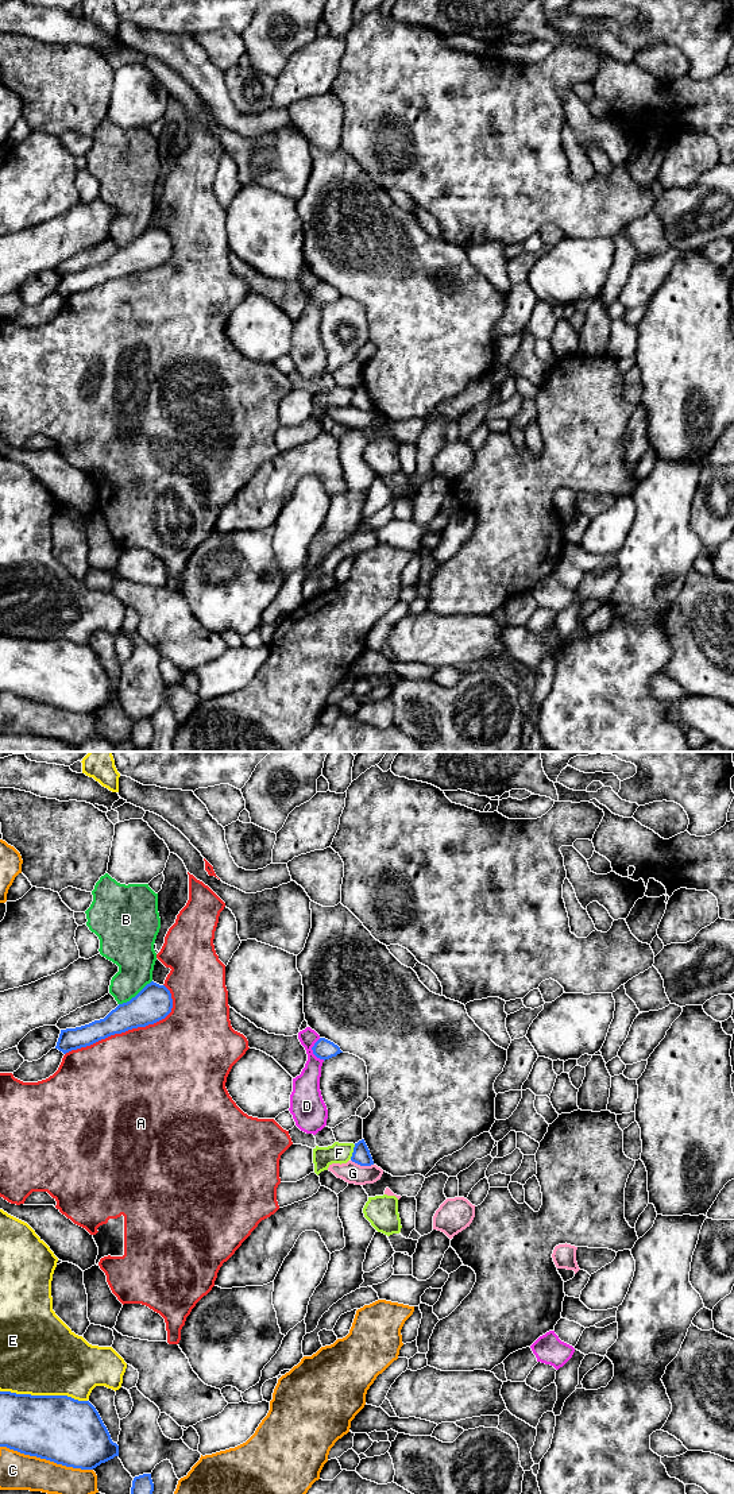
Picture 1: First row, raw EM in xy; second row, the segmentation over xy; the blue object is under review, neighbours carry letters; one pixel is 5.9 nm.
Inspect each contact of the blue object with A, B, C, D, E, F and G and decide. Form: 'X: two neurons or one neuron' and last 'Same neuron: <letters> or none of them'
A: two neurons
B: two neurons
C: two neurons
D: two neurons
E: two neurons
F: two neurons
G: two neurons
Same neuron: none of them

